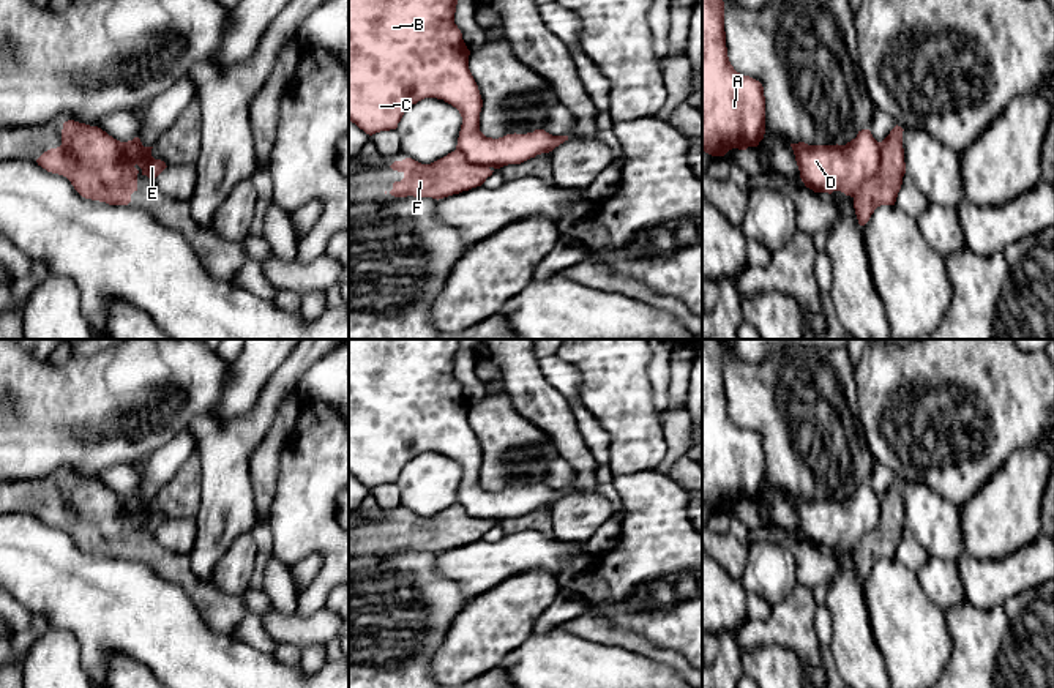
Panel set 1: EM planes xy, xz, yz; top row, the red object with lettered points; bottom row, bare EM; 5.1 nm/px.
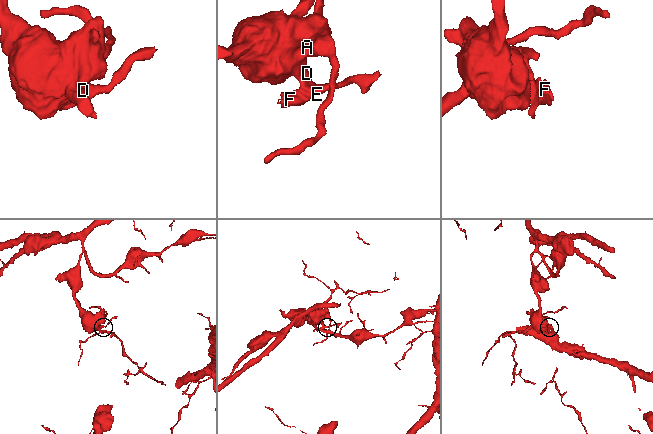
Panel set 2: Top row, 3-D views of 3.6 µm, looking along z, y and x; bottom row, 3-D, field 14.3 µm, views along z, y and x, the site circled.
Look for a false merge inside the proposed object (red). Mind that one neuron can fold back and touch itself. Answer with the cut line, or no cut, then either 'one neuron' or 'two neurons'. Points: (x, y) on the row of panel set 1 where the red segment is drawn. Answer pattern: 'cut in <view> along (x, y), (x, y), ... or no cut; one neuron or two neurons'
cut in yz along (881, 142), (879, 168), (863, 182), (854, 198); two neurons

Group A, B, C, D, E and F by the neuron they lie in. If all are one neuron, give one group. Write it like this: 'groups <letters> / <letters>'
groups A B C D E / F

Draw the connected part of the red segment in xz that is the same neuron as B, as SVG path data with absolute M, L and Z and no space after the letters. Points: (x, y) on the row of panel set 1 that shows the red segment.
M349 0L349 122L366 134L396 129L404 112L424 98L437 98L456 107L462 117L456 150L472 164L500 169L521 164L541 153L549 153L568 136L552 136L544 129L527 134L506 134L499 139L480 131L483 99L469 69L469 55L462 33L454 24L458 0Z

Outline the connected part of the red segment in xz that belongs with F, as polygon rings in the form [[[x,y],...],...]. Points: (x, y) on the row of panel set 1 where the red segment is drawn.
[[[458,150],[431,164],[406,158],[394,161],[390,167],[404,174],[401,181],[393,183],[391,196],[432,197],[437,200],[481,186],[494,172],[488,166],[472,164]]]

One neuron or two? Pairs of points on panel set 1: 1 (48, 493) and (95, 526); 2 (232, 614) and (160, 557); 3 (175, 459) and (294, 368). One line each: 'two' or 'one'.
1: one
2: one
3: two

